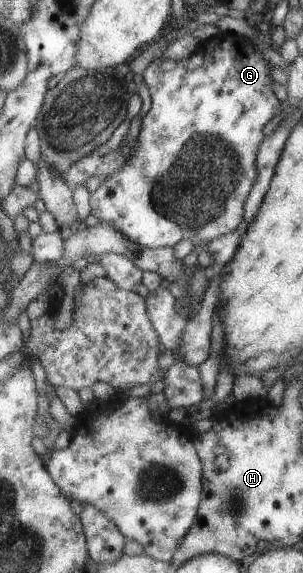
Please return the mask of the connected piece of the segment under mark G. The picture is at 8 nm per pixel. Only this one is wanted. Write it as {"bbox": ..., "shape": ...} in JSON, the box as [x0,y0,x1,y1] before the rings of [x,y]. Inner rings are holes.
{"bbox":[91,31,280,249],"shape":[[[225,31],[206,39],[198,44],[197,48],[183,59],[156,59],[152,61],[144,74],[152,105],[146,116],[142,119],[139,132],[139,145],[135,148],[133,155],[129,158],[121,171],[115,172],[104,178],[100,186],[91,194],[91,212],[101,221],[114,223],[120,232],[123,232],[132,242],[142,246],[159,249],[164,247],[174,248],[180,240],[189,239],[198,243],[203,237],[209,240],[234,232],[244,220],[245,206],[256,181],[259,179],[259,152],[263,142],[264,126],[278,114],[280,100],[274,92],[274,80],[270,78],[271,64],[266,56],[252,42],[252,39],[232,31]]]}

